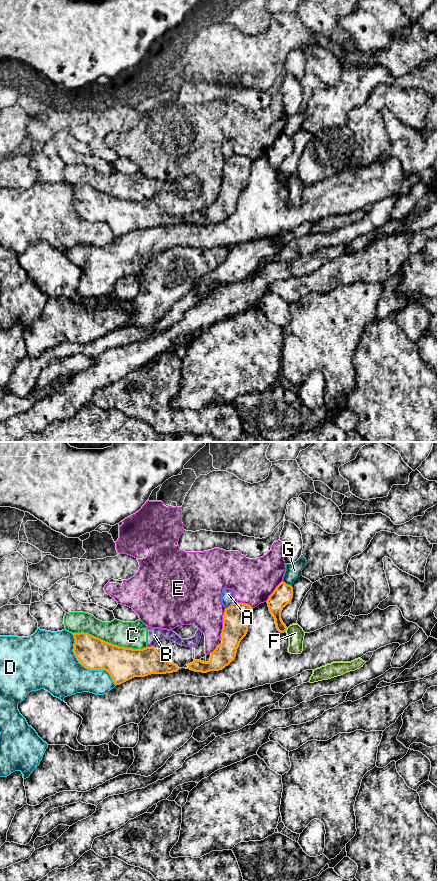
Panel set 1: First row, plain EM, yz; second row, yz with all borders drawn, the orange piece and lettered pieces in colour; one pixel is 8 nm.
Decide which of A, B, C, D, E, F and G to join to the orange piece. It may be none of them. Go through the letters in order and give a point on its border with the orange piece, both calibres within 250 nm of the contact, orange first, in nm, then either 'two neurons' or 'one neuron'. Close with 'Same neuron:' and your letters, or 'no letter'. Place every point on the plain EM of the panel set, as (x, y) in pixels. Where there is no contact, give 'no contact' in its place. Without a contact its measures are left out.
A: meets orange in yz at (229, 158); 220 nm thick on the orange side, 100 nm on the other; two neurons
B: meets orange in yz at (151, 198); 260 nm thick on the orange side, 120 nm on the other; two neurons
C: meets orange in yz at (109, 195); 260 nm thick on the orange side, 220 nm on the other; two neurons
D: meets orange in yz at (85, 219); 260 nm thick on the orange side, 380 nm on the other; two neurons
E: meets orange in yz at (223, 172); 220 nm thick on the orange side, 360 nm on the other; two neurons
F: meets orange in yz at (286, 181); 150 nm thick on the orange side, 130 nm on the other; two neurons
G: meets orange in yz at (287, 136); 160 nm thick on the orange side, 130 nm on the other; two neurons
Same neuron: no letter

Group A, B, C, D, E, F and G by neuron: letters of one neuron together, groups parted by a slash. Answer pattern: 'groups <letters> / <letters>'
groups A / B C / D / E / F / G

